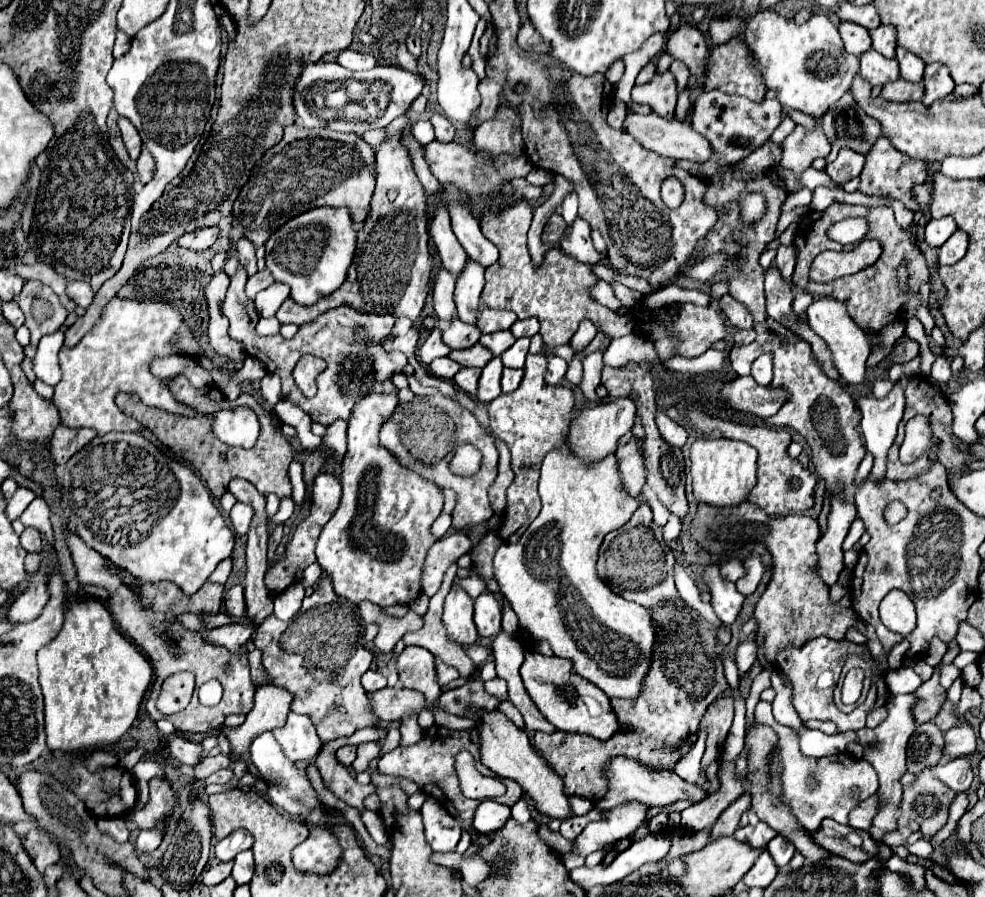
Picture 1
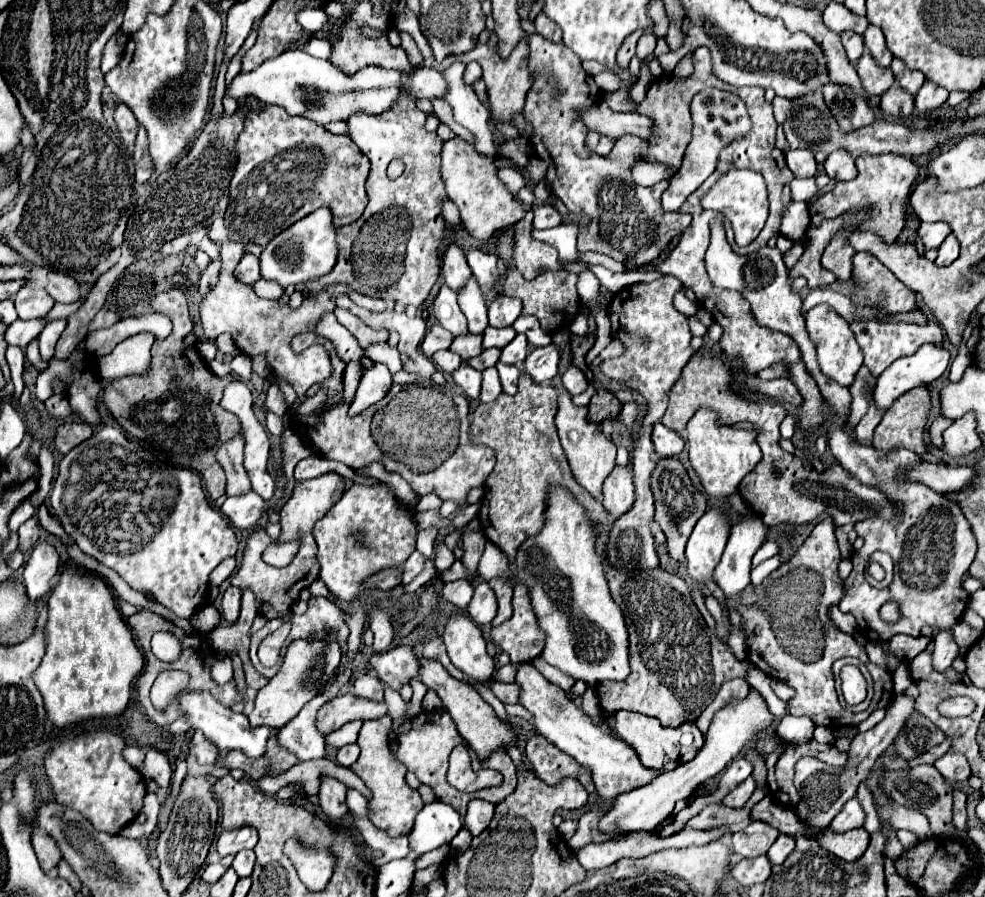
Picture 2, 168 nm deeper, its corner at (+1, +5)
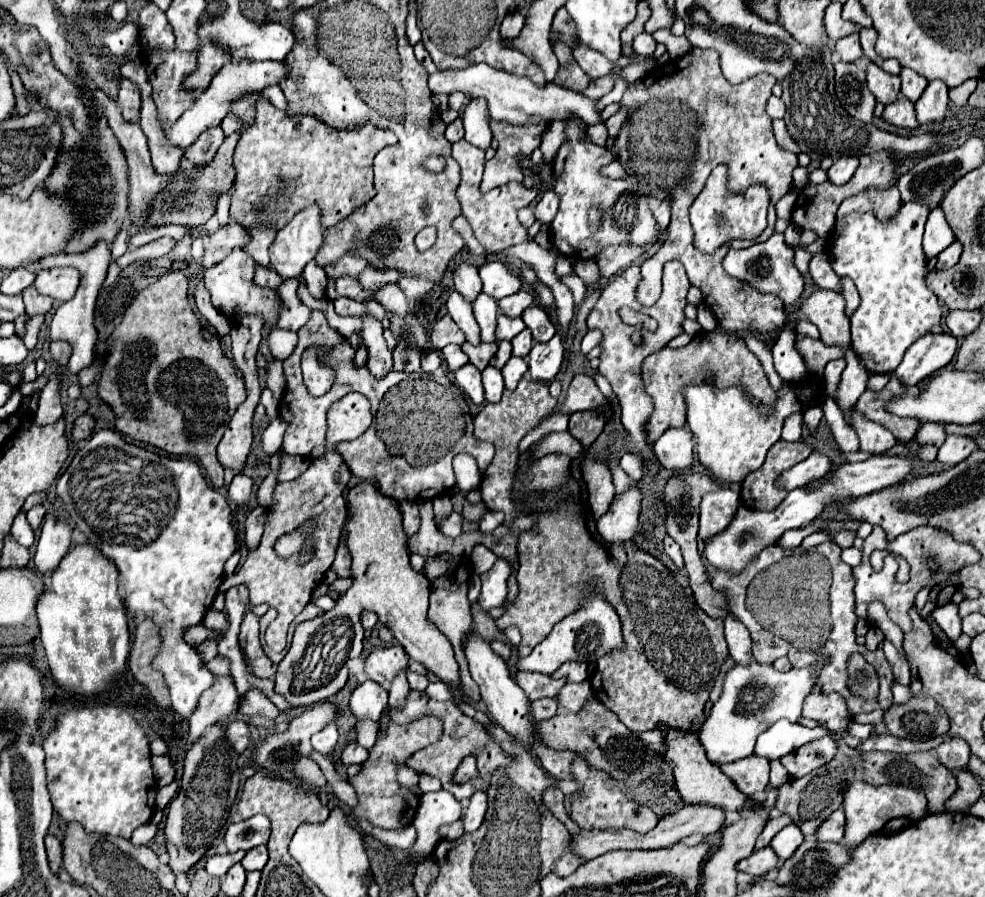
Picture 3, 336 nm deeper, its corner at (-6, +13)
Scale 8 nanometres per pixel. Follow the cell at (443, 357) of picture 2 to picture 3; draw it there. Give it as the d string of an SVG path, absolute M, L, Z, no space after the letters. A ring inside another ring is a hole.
M448 344L446 348L442 348L442 356L446 360L448 370L452 370L452 372L456 372L464 364L468 364L468 356L462 352L462 348L458 344Z

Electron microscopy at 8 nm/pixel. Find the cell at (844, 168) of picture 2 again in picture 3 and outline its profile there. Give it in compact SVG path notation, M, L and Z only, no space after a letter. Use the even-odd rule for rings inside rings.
M844 156L844 158L838 158L832 168L828 170L828 180L834 182L834 184L844 184L848 182L854 172L858 168L858 158L856 156Z

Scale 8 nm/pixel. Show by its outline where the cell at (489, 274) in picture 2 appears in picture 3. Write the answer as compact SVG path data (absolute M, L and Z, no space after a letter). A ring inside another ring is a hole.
M490 260L484 266L478 268L482 284L484 284L484 292L496 300L516 294L520 288L520 278L514 276L502 260Z

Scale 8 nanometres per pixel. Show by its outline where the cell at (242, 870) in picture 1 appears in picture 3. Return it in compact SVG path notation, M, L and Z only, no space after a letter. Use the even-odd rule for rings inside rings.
M262 844L262 846L256 846L246 852L246 856L242 858L242 866L246 870L262 870L266 860L268 860L268 852L266 852L266 846Z

